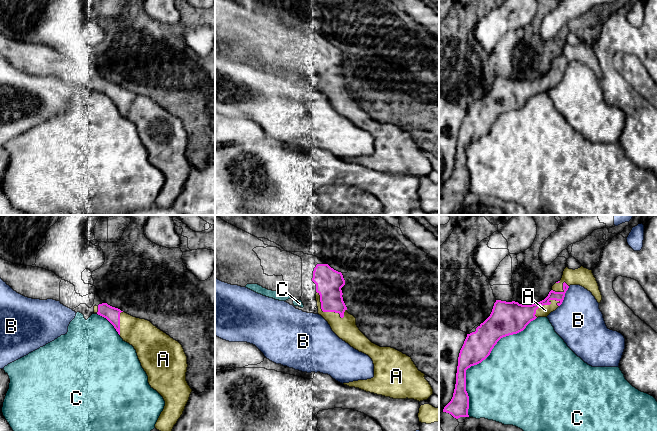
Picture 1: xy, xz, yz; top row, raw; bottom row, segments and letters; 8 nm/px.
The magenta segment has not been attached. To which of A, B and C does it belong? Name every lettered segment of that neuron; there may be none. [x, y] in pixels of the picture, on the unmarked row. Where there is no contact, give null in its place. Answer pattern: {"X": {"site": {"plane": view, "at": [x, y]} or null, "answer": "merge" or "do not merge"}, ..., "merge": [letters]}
{"A": {"site": {"plane": "xz", "at": [324, 87]}, "answer": "merge"}, "B": {"site": {"plane": "yz", "at": [564, 72]}, "answer": "do not merge"}, "C": {"site": {"plane": "yz", "at": [480, 138]}, "answer": "do not merge"}, "merge": ["A"]}

